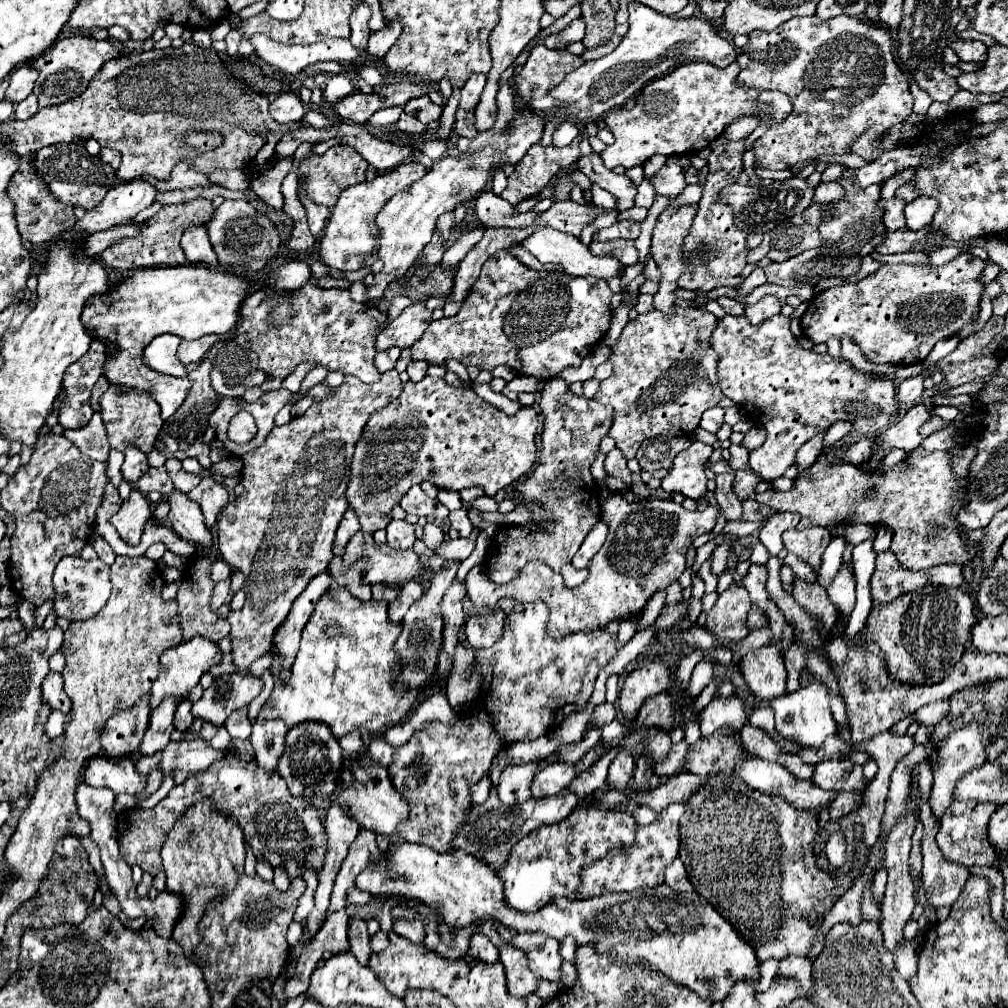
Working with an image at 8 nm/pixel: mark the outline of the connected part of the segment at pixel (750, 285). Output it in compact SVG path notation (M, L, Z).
M757 267L745 280L742 284L742 287L737 290L737 296L735 297L735 300L739 303L744 304L744 302L741 301L740 297L745 297L749 293L751 293L755 288L758 286L766 283L766 276L762 268Z

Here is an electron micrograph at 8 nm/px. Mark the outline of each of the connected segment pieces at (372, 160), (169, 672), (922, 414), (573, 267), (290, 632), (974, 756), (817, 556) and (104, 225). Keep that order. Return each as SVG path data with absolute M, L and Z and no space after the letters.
M342 123L338 127L336 137L340 139L342 145L352 145L378 171L390 171L390 169L402 165L416 151L410 145L398 147L398 145L392 145L392 143L382 143L382 141L374 139L366 131L366 127L356 125L356 123Z
M192 637L190 641L184 641L168 651L164 651L160 655L160 675L158 679L152 683L152 689L150 689L150 709L158 707L160 701L164 697L176 697L176 699L182 699L186 697L200 681L200 677L216 663L220 663L222 659L222 653L216 649L216 645L204 637Z
M918 403L906 411L906 415L892 427L888 427L882 433L882 455L886 455L888 447L898 447L904 451L920 447L920 441L924 439L920 435L920 427L928 421L930 413L926 405Z
M538 227L532 235L528 235L526 239L522 239L520 245L524 251L532 253L540 263L560 263L568 275L572 277L586 277L586 275L592 275L592 277L598 277L598 279L604 279L608 281L610 277L620 277L622 275L622 265L614 259L614 257L594 257L588 247L584 247L580 243L578 237L570 235L570 233L564 233L564 231L558 231L558 229L552 229L552 227Z
M328 571L318 573L308 583L304 593L300 593L300 597L294 601L286 621L280 625L280 629L276 629L274 647L276 647L278 655L284 659L284 679L290 673L288 665L294 663L294 657L296 657L296 651L300 645L300 633L302 633L304 625L308 623L308 617L314 613L316 603L330 589L330 585L332 585L332 579L328 577Z
M972 721L968 725L962 725L960 729L952 731L944 741L942 745L936 749L938 757L936 761L932 763L932 773L934 773L934 781L932 781L932 791L930 791L930 809L932 809L932 815L936 819L942 819L944 811L950 807L950 803L954 801L952 797L952 789L956 787L956 781L960 781L960 777L980 765L986 763L986 757L984 757L984 743L980 739L980 731L978 731L978 723Z
M810 527L804 531L788 529L782 535L782 539L784 539L784 547L790 553L794 553L798 559L808 563L816 571L820 567L824 549L832 541L832 533L828 529L820 529L820 527Z
M142 179L112 187L100 205L96 205L92 211L86 211L86 215L76 221L76 233L92 235L96 231L104 231L124 221L130 221L140 211L150 207L156 195L158 189Z

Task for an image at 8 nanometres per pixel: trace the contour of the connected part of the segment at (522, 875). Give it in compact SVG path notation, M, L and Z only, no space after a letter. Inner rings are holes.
M584 805L584 809L576 809L576 813L572 813L572 817L566 817L564 821L560 821L560 825L544 825L544 827L532 831L528 837L522 837L512 847L512 853L510 853L506 865L498 871L498 877L504 881L504 899L506 899L508 907L522 911L522 913L532 913L532 911L538 911L544 905L552 903L558 897L576 899L576 887L580 885L580 869L586 869L592 861L598 861L612 849L622 849L622 847L634 845L636 829L638 829L636 821L626 809L620 809L620 807L596 809L596 805L592 805L592 809L588 809L588 805Z

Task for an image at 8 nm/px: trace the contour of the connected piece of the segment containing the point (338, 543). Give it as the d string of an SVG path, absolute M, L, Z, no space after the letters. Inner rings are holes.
M348 509L340 521L340 527L336 531L336 539L334 539L334 555L342 555L344 553L344 545L350 541L350 537L354 533L360 531L360 523L358 523L358 517L356 517L356 511L354 509Z

